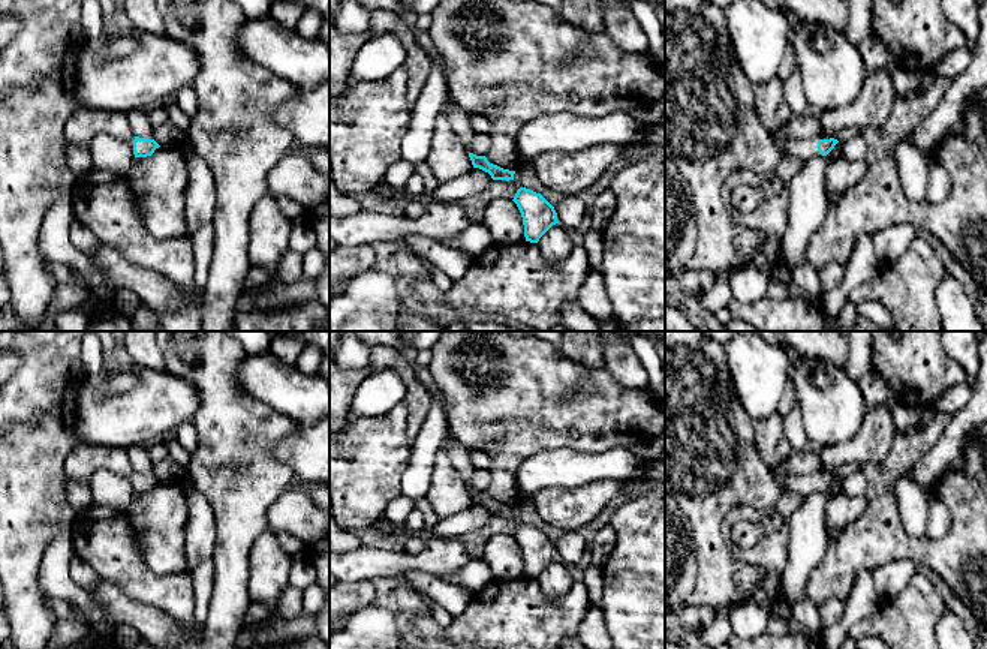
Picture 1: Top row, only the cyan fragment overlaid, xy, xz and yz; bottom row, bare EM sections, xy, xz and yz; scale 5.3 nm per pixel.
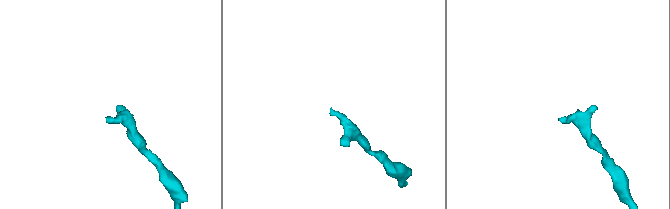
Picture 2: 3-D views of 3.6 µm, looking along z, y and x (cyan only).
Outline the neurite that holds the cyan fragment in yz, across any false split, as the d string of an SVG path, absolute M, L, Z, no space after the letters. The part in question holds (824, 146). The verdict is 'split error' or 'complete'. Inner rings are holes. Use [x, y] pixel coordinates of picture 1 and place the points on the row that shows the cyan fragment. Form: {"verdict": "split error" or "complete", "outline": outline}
{"verdict": "split error", "outline": "M774 130L771 133L771 138L773 138L774 147L780 156L789 154L800 160L804 160L804 159L810 157L812 154L816 154L818 151L822 156L827 156L834 148L834 145L839 142L834 138L819 139L819 141L786 139L786 138L780 138L777 135L777 130Z"}

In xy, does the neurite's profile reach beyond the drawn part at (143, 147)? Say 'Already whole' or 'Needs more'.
Already whole

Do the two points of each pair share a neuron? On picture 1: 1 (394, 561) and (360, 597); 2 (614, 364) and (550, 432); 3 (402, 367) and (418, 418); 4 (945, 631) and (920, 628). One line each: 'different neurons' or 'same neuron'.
1: different neurons
2: different neurons
3: same neuron
4: different neurons

